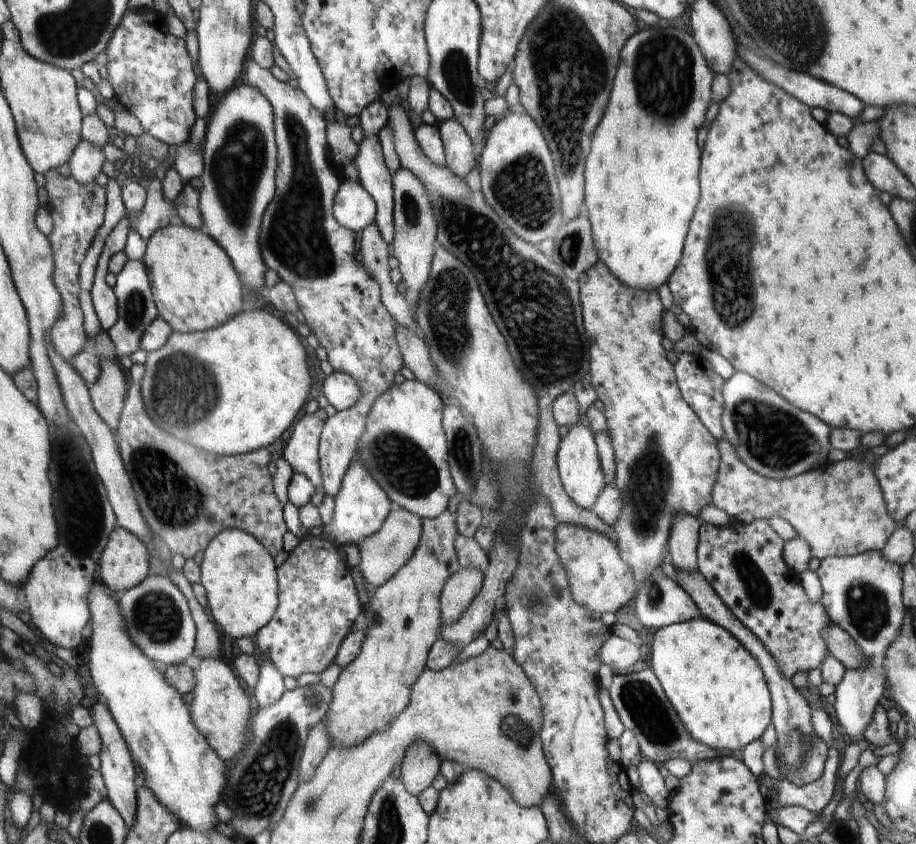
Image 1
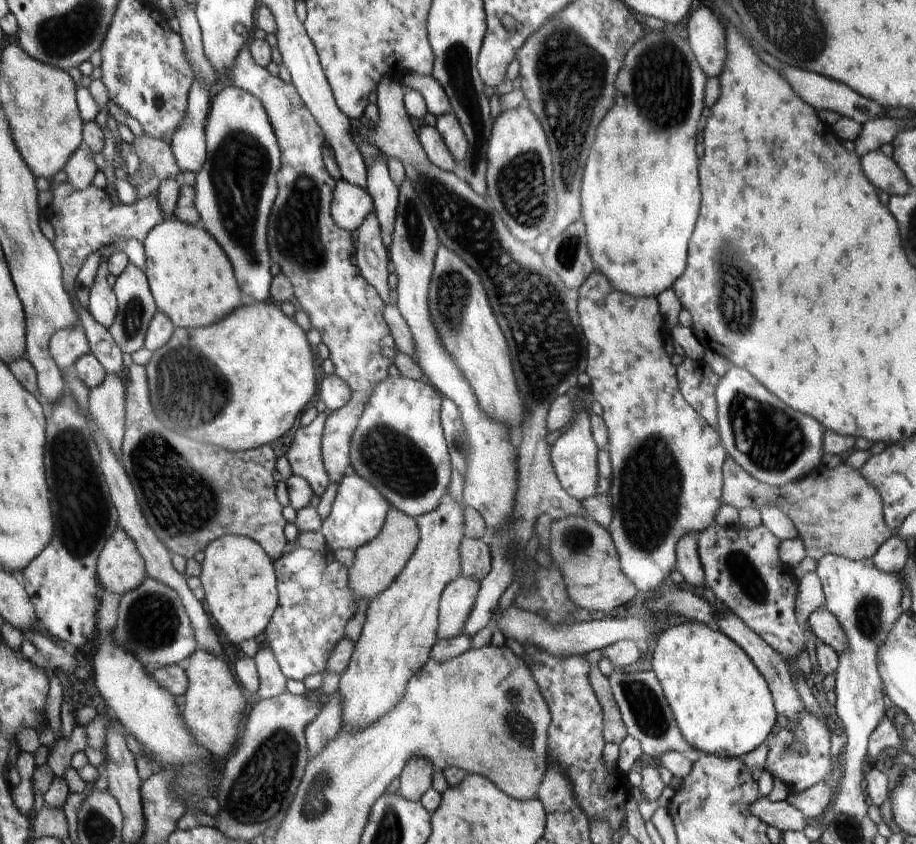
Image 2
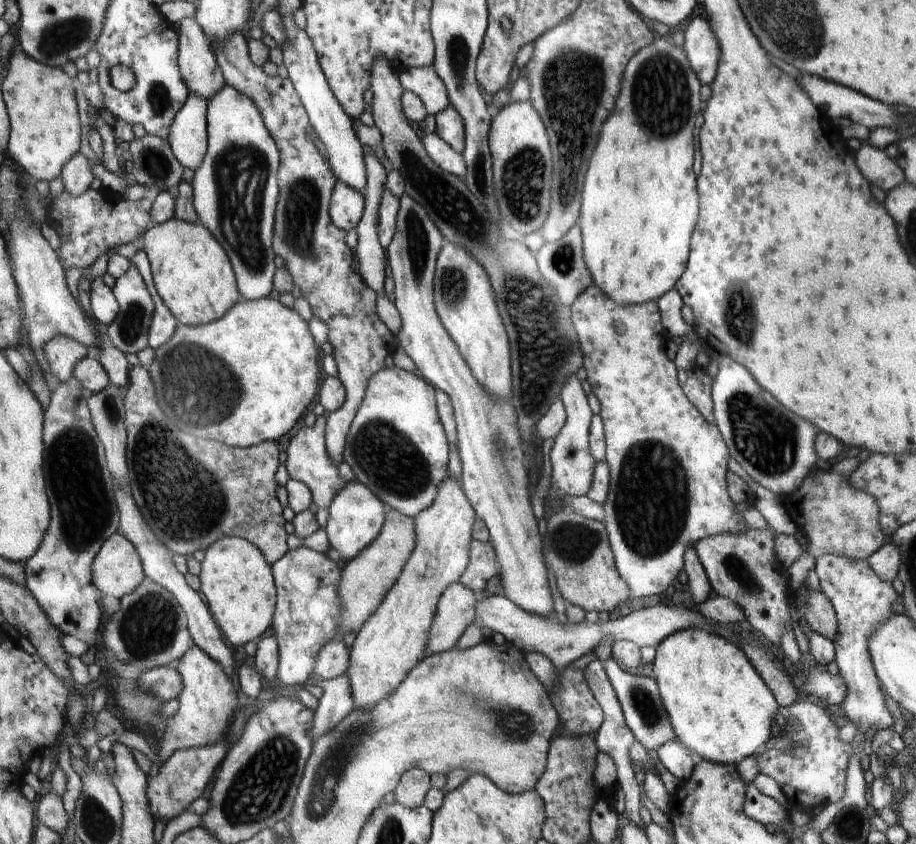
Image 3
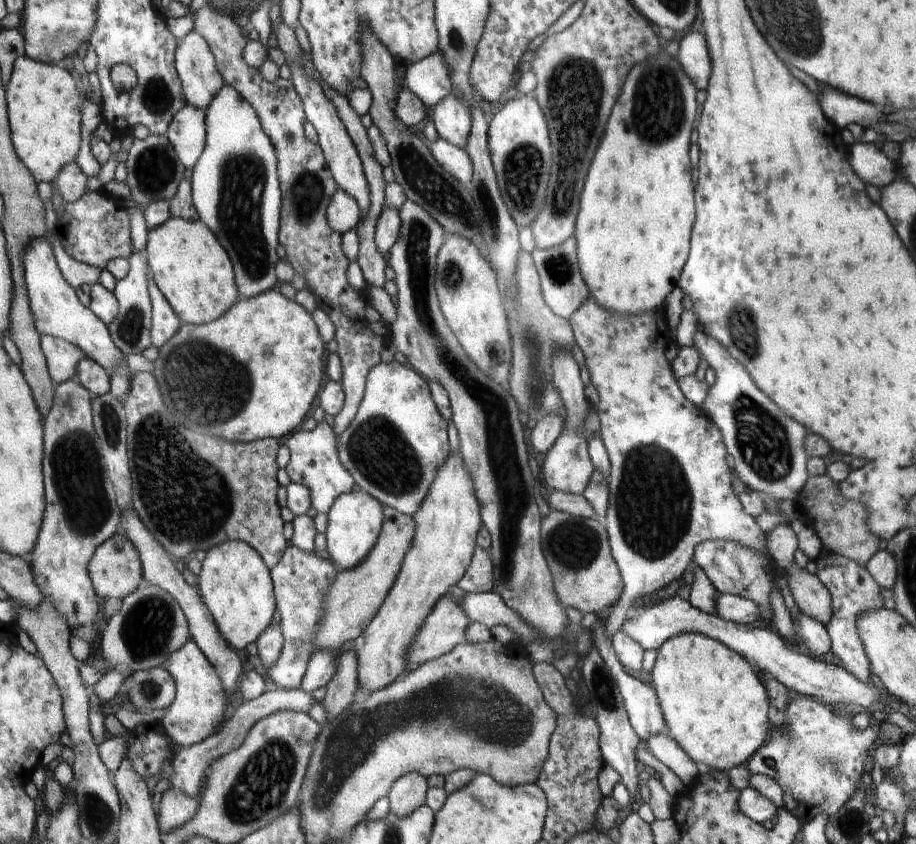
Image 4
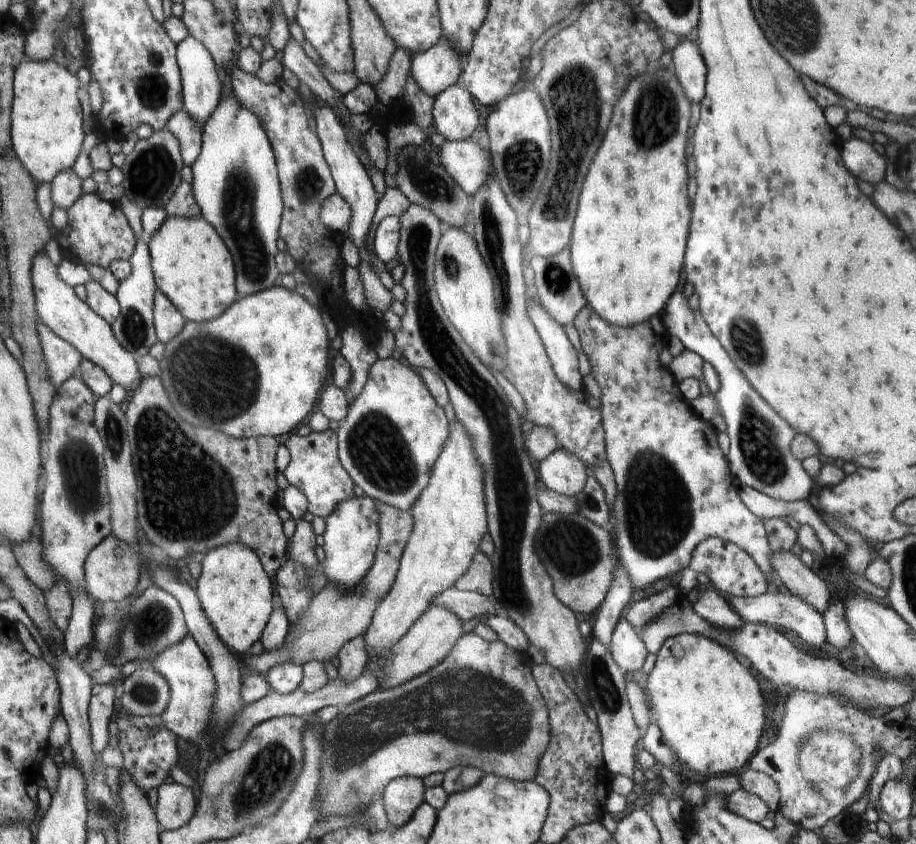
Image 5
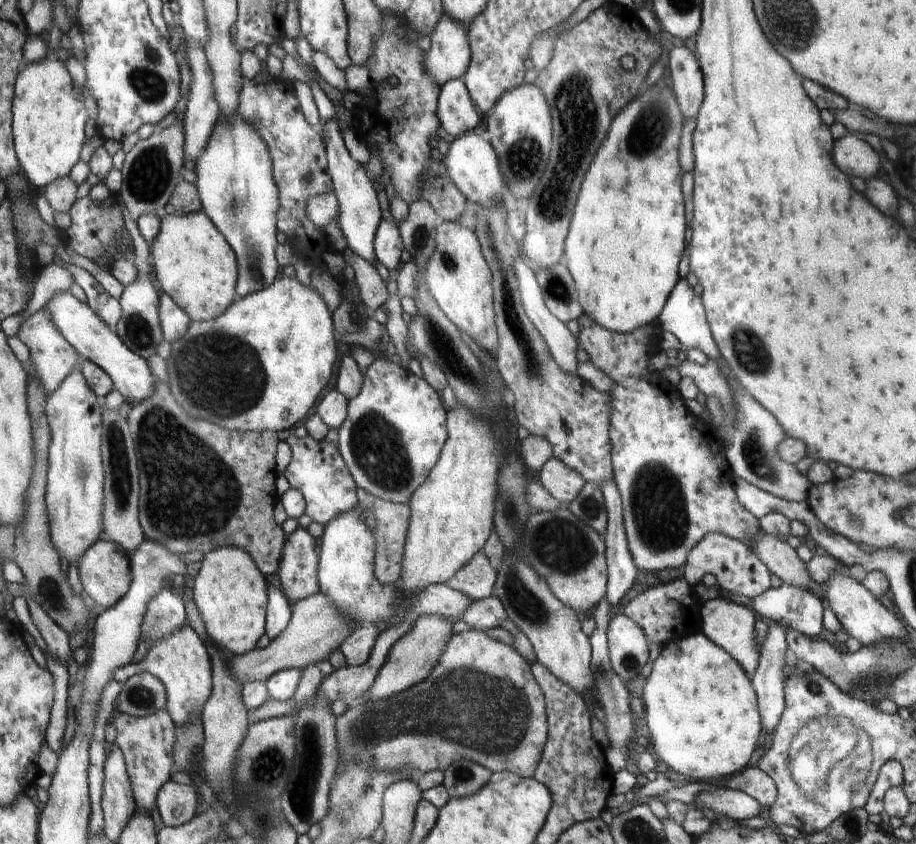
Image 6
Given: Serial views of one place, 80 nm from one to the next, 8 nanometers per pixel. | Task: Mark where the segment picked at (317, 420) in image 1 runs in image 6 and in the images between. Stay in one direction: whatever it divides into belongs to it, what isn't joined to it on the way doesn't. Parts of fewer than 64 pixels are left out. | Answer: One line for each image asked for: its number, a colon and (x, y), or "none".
2: (304, 455)
3: (307, 459)
4: (313, 461)
5: (315, 468)
6: (316, 469)

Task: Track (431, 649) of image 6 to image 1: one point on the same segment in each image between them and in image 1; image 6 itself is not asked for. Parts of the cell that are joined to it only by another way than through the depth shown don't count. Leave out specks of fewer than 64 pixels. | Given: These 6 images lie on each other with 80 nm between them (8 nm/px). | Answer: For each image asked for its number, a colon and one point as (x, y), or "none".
1: (463, 588)
2: (458, 599)
3: (456, 610)
4: (446, 626)
5: (432, 637)

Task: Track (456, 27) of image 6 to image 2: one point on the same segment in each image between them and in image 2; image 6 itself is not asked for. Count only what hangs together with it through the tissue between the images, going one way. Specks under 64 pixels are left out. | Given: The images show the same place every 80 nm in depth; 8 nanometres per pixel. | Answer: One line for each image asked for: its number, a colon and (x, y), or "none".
2: (437, 102)
3: (424, 82)
4: (428, 79)
5: (437, 69)

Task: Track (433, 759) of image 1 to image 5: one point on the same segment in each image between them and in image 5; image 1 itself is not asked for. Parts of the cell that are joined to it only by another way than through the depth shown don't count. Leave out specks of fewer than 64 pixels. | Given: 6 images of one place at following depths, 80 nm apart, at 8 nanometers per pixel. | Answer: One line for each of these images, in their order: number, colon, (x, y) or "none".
2: (417, 777)
3: (411, 790)
4: (408, 793)
5: (402, 797)

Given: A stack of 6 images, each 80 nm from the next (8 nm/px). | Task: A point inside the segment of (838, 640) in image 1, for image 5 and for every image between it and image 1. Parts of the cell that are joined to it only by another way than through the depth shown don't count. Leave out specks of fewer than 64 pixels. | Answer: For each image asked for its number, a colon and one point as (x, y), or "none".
2: (823, 623)
3: (819, 613)
4: (813, 599)
5: (800, 580)

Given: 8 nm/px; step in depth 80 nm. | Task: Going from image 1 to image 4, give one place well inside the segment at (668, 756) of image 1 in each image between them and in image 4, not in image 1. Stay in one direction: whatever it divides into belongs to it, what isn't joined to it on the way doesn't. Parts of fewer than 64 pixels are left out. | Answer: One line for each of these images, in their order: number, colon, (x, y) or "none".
2: (645, 711)
3: (645, 713)
4: (641, 701)

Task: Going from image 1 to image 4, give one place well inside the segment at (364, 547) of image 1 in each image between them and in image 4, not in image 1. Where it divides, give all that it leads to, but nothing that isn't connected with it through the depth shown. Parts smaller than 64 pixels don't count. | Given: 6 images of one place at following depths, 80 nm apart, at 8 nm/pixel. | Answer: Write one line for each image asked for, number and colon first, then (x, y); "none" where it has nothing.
2: (376, 565)
3: (366, 580)
4: (354, 599)

